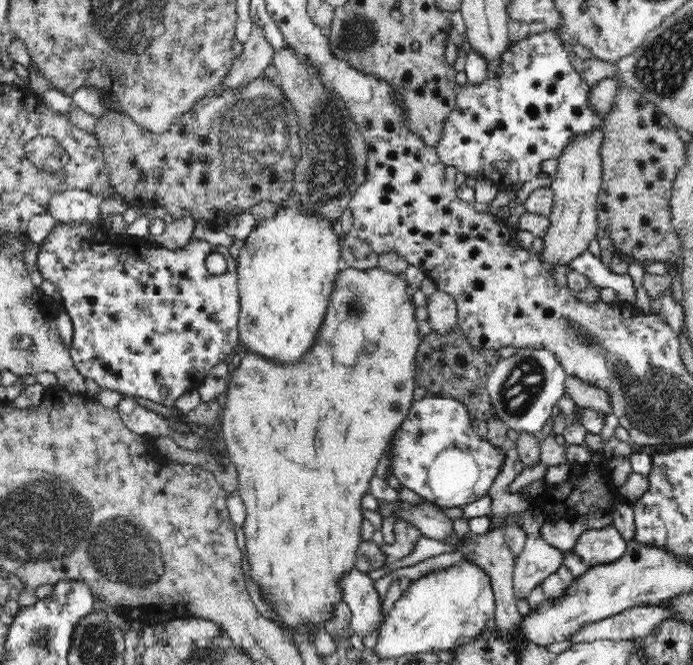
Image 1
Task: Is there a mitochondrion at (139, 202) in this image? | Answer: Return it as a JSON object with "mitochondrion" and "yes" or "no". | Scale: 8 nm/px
{"mitochondrion":"no"}

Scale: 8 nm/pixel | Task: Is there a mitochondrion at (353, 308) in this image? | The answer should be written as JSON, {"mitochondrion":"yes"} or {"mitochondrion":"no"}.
{"mitochondrion":"yes"}

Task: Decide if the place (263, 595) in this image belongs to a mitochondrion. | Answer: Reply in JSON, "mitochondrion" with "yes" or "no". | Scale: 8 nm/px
{"mitochondrion":"no"}

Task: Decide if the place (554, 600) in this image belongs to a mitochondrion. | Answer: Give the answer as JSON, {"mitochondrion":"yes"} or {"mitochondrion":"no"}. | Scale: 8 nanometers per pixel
{"mitochondrion":"no"}

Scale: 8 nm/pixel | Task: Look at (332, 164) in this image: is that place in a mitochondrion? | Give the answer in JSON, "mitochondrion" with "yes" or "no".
{"mitochondrion":"yes"}

